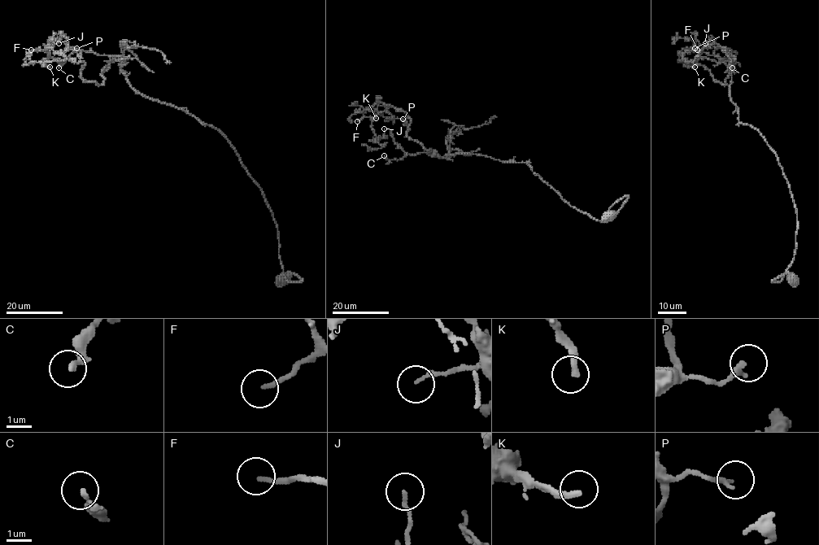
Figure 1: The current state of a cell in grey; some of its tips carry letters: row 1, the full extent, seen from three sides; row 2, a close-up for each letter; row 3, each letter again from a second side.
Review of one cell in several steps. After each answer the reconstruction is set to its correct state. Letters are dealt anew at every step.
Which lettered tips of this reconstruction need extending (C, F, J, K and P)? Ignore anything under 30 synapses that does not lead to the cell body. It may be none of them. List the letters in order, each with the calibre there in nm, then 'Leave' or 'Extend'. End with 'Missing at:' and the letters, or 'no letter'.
C: Thickness 180 nm. Leave
F: Thickness 160 nm. Leave
J: Thickness 120 nm. Leave
K: Thickness 280 nm. Extend
P: Thickness 200 nm. Leave
Missing at: K

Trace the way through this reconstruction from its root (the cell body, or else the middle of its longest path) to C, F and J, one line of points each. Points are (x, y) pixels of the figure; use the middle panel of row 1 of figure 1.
C: (609, 215), (626, 196), (596, 220), (526, 163), (462, 153), (448, 159), (384, 155)
F: (609, 215), (626, 196), (596, 220), (526, 163), (430, 155), (407, 137), (404, 111), (389, 106), (357, 121)
J: (609, 215), (626, 196), (596, 220), (526, 163), (430, 155), (392, 106), (372, 120), (376, 138), (384, 128)

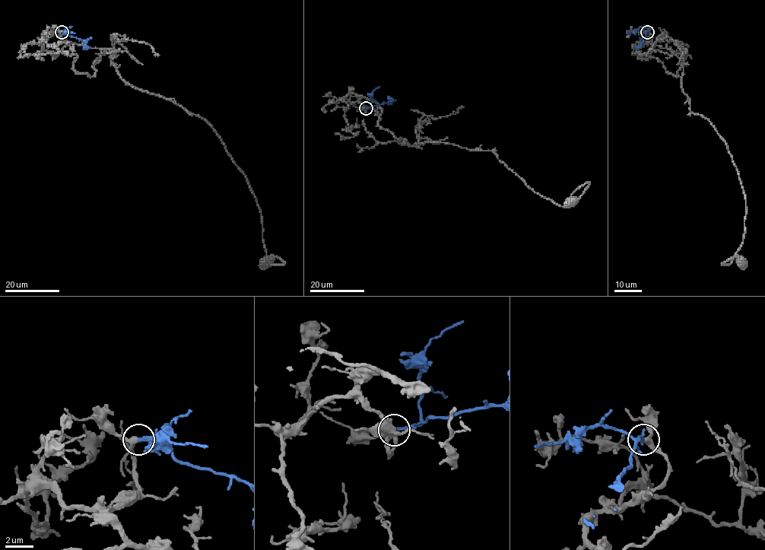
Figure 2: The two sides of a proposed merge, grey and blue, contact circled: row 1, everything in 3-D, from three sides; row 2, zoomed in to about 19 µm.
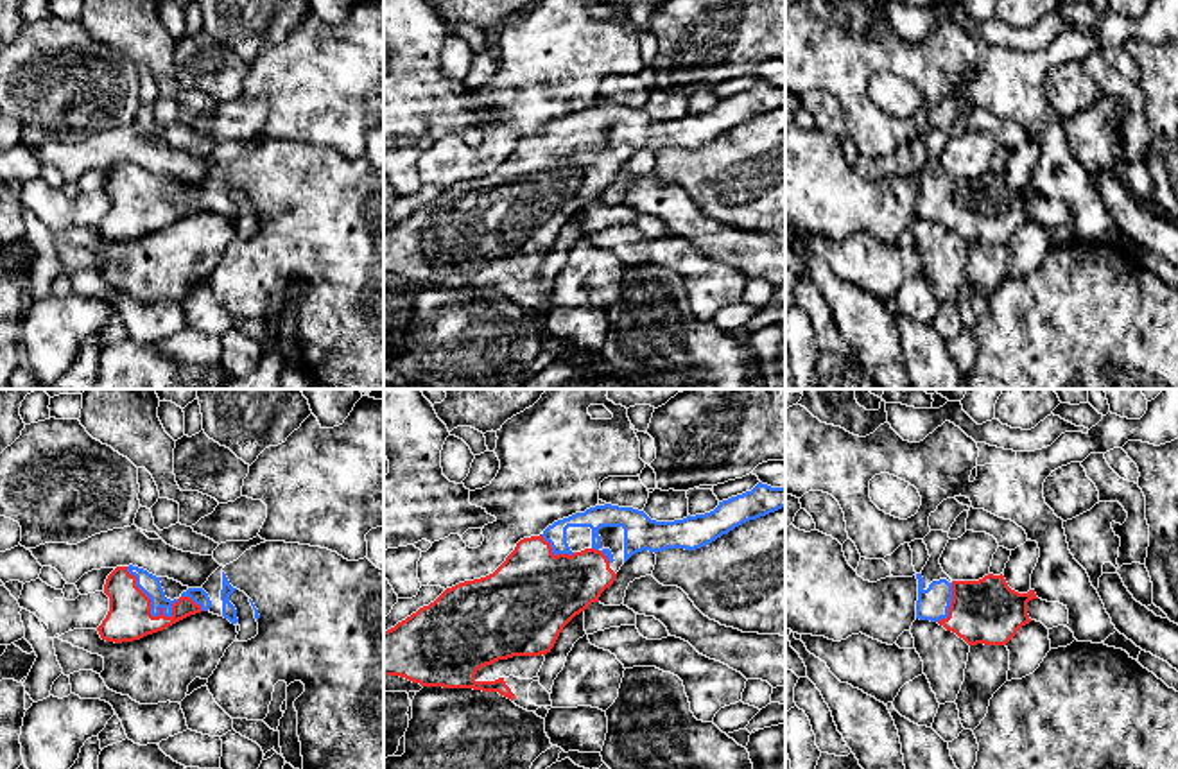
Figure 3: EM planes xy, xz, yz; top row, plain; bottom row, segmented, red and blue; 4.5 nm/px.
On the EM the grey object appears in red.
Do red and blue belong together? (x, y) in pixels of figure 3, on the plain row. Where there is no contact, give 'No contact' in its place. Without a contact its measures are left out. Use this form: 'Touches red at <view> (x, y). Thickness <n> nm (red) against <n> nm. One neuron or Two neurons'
Touches red at xy (149, 199). Thickness 190 nm (red) against 90 nm. One neuron

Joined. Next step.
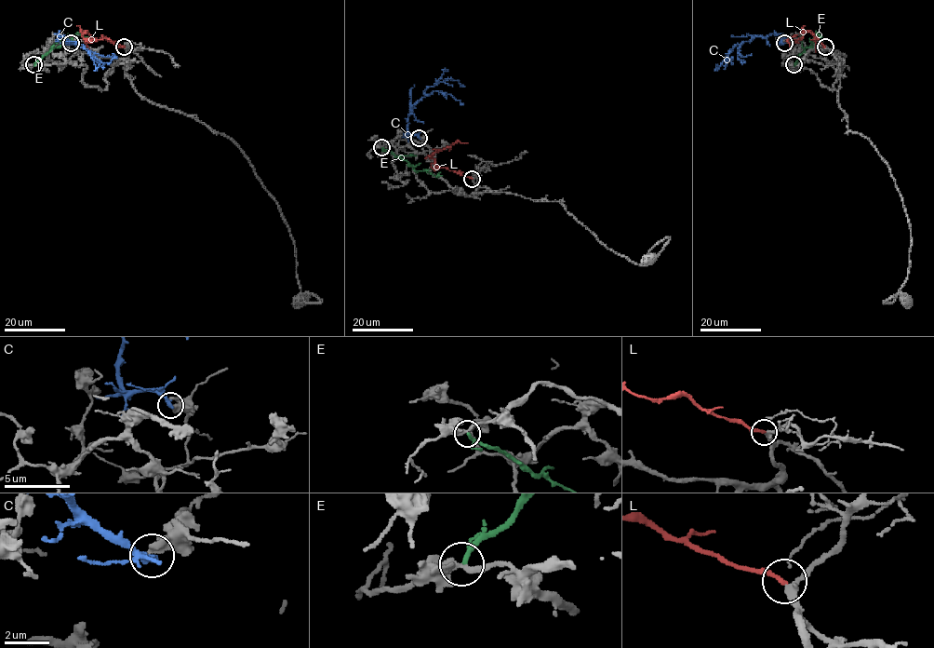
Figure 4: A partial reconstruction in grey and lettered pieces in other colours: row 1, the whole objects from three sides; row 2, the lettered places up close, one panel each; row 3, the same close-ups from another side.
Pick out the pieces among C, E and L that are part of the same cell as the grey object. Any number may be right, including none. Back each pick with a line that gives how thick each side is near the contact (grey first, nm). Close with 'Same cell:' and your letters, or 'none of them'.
L: 240/200 nm
Same cell: L

